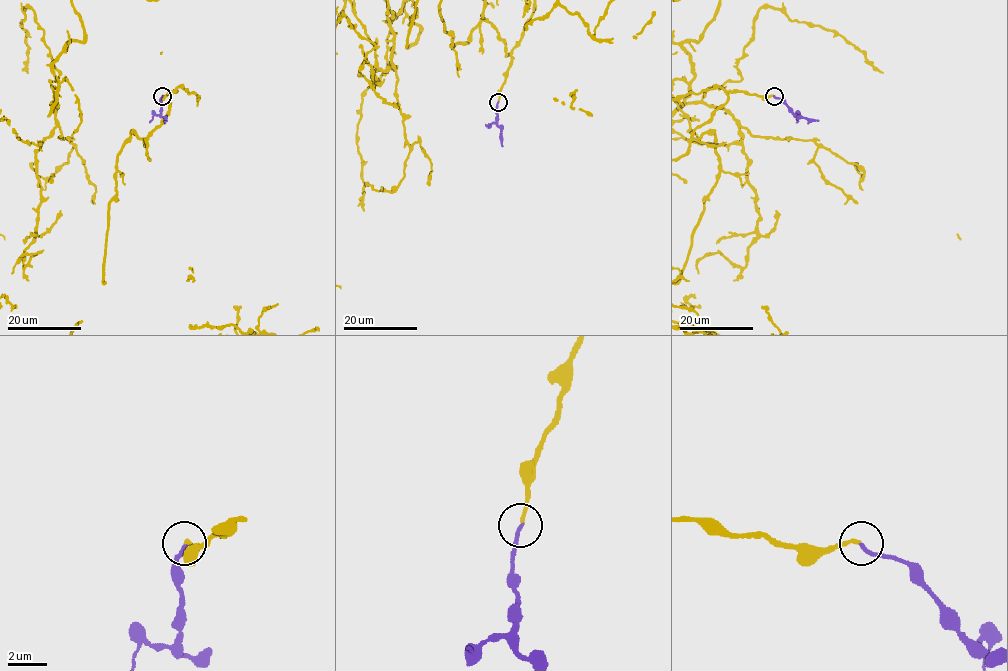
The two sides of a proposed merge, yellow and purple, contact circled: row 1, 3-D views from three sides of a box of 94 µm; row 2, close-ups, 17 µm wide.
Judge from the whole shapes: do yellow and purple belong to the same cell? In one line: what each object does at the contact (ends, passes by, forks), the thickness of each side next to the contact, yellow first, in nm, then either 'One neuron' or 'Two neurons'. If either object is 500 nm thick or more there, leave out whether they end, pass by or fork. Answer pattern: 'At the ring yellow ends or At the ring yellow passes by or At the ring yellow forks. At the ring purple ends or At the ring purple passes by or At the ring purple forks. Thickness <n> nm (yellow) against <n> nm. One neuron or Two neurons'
At the ring yellow ends. At the ring purple ends. Thickness 170 nm (yellow) against 200 nm. One neuron

